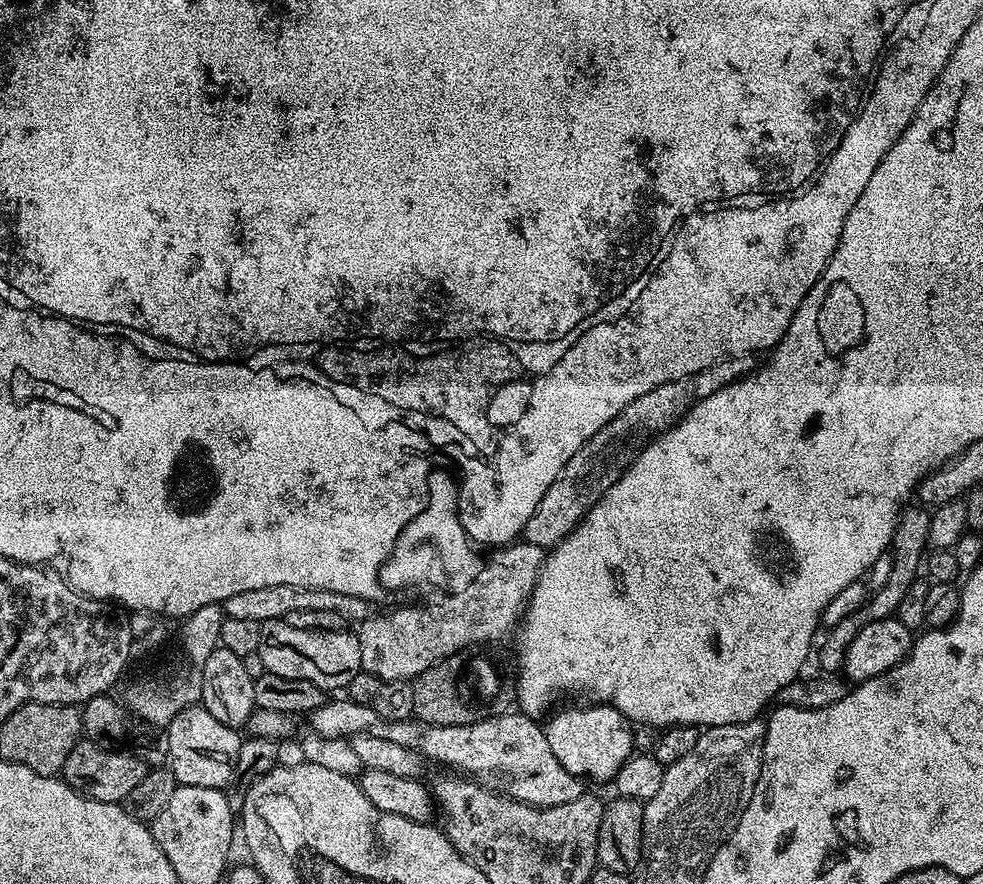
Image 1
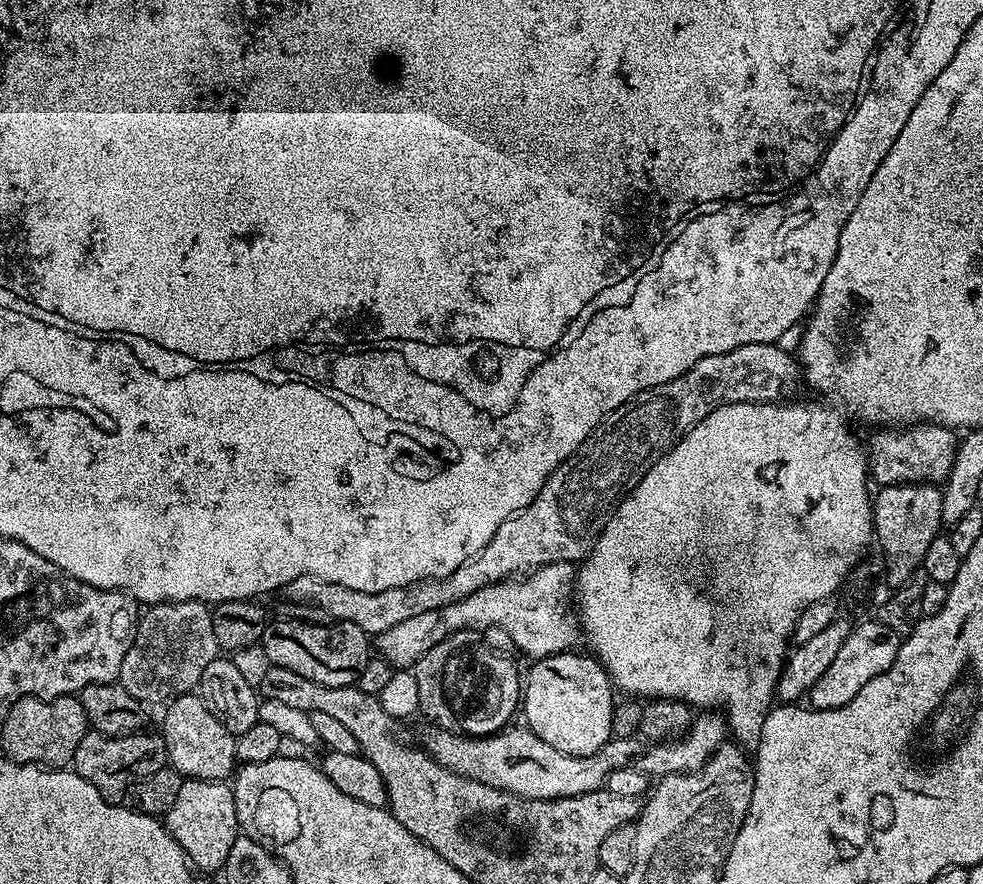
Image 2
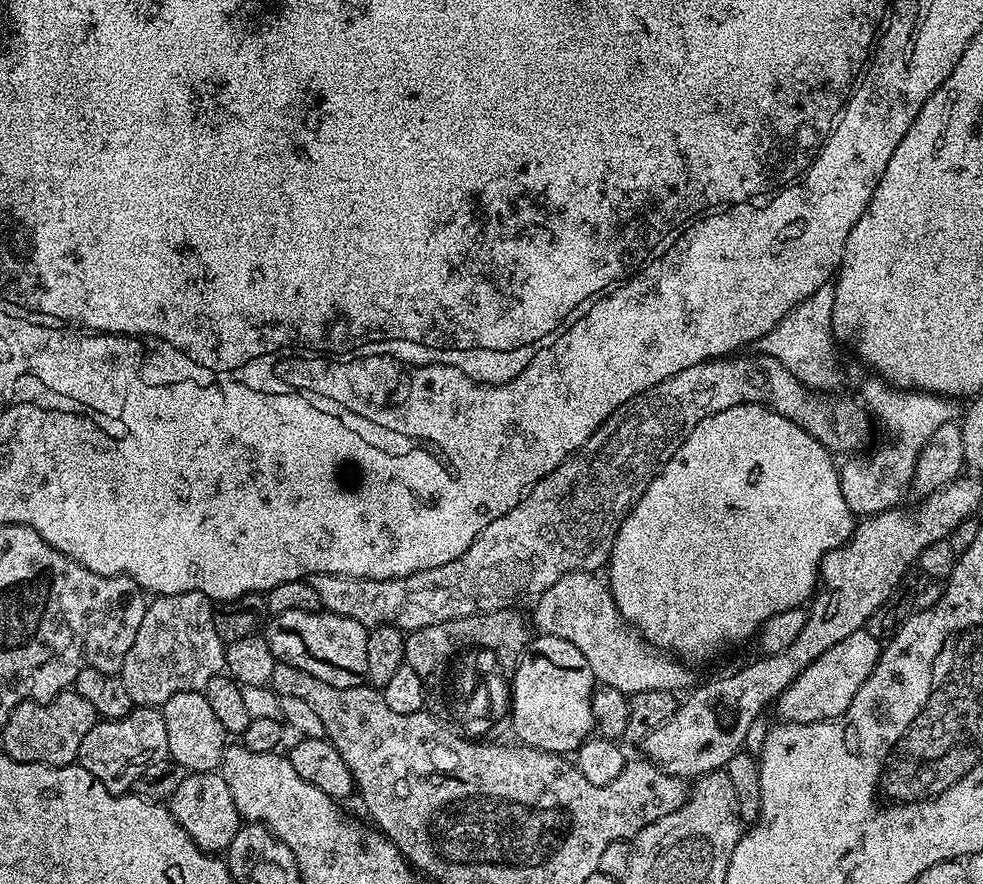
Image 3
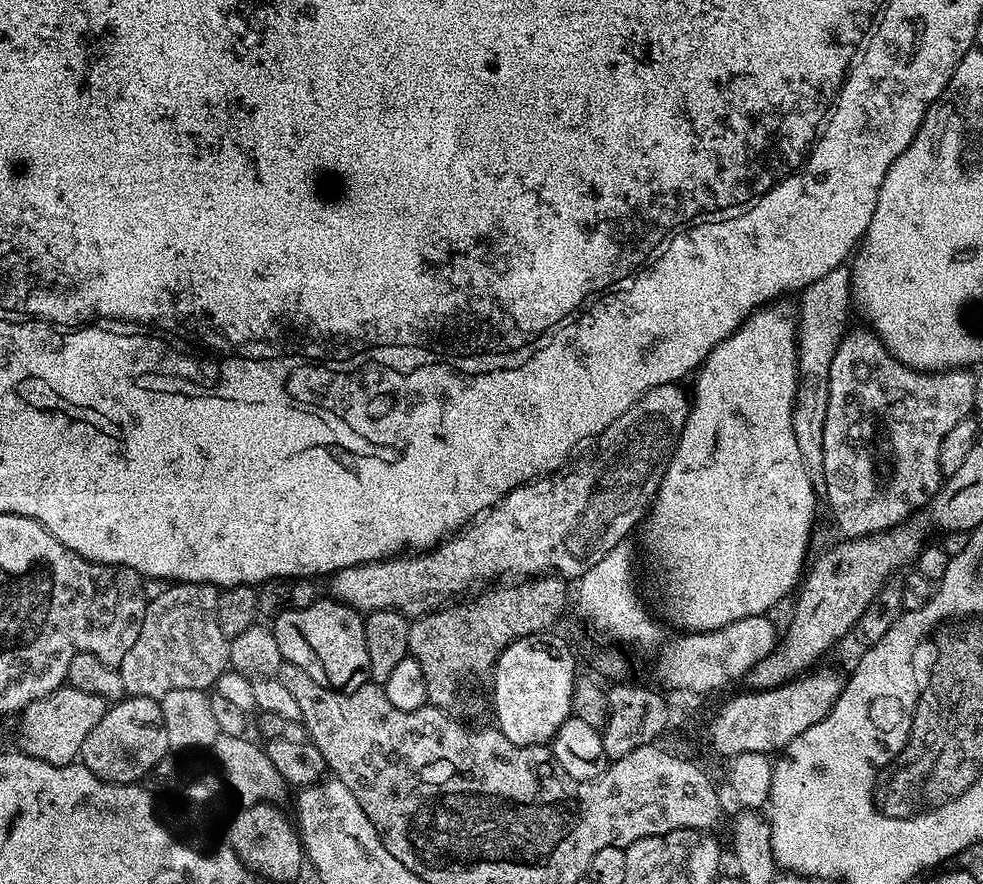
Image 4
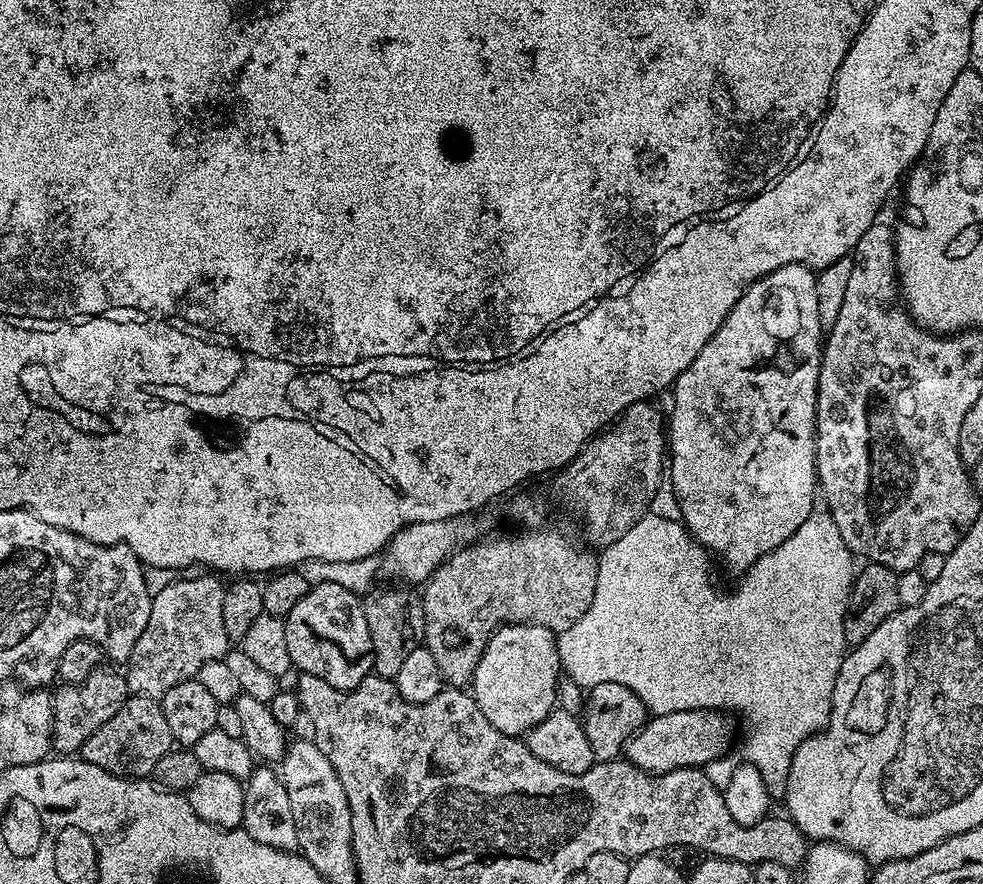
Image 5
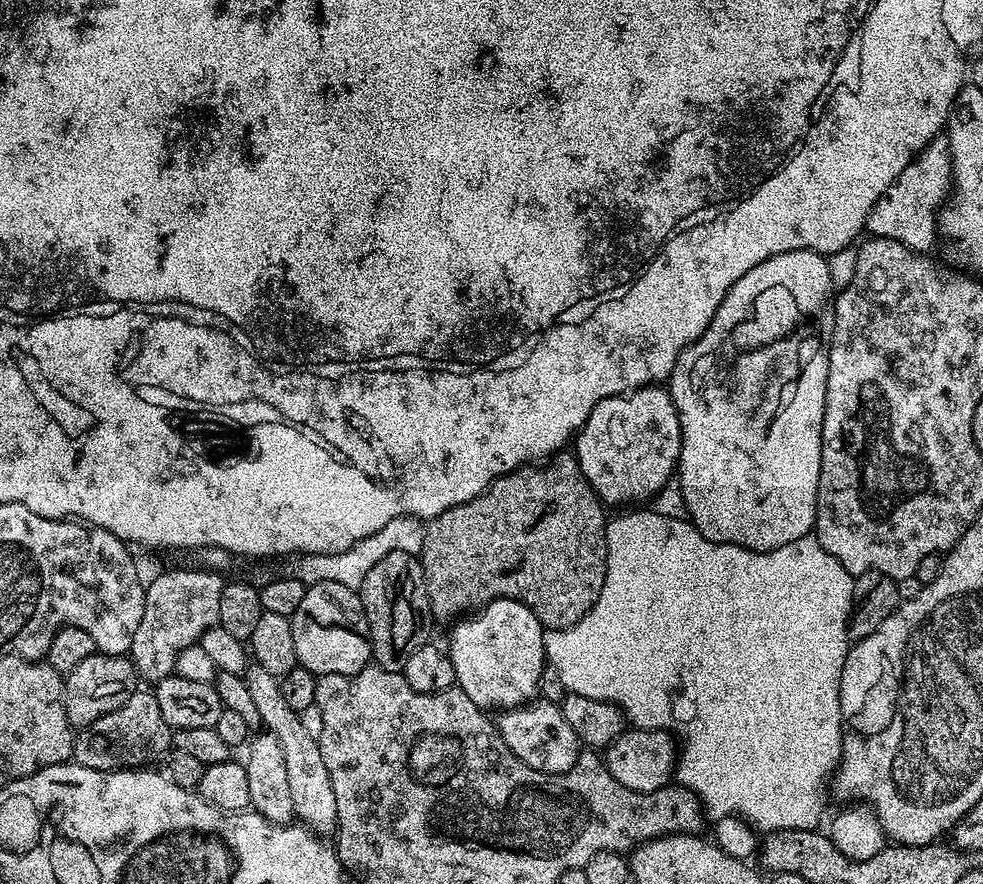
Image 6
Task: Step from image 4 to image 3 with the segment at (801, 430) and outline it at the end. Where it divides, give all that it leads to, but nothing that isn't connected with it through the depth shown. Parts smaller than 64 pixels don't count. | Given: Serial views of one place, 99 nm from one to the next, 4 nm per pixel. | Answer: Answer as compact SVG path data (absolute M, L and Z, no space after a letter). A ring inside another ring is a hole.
M827 284L804 299L778 322L774 330L768 331L757 340L755 349L759 355L776 358L799 381L816 391L835 389L838 382L838 342L833 332L835 287ZM838 349L838 350L837 350Z

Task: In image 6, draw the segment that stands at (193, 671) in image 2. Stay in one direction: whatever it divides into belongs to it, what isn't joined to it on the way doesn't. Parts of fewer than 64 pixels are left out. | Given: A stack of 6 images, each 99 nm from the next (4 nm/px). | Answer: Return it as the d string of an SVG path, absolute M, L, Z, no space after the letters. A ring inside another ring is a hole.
M199 566L164 570L155 581L144 589L144 609L130 659L136 665L136 675L141 681L159 682L173 675L176 659L182 650L199 644L206 630L217 627L218 606L226 580L219 572L210 572Z

